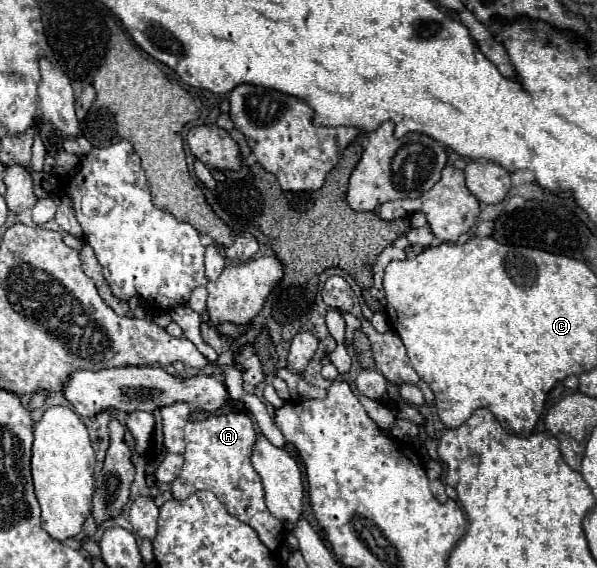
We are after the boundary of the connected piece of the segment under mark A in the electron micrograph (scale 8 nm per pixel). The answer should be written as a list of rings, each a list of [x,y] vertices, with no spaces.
[[[240,411],[210,415],[204,421],[190,421],[186,425],[184,437],[184,467],[180,475],[172,481],[174,499],[188,499],[198,489],[208,489],[222,501],[230,515],[250,525],[270,551],[278,551],[278,547],[284,543],[286,529],[274,515],[270,515],[264,503],[264,489],[260,477],[250,463],[252,445],[256,441],[252,419]]]

